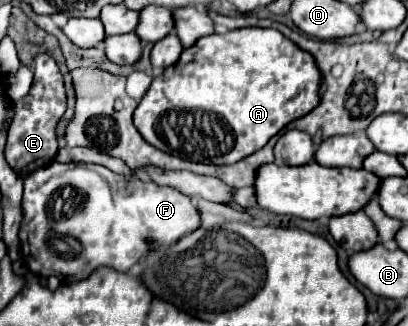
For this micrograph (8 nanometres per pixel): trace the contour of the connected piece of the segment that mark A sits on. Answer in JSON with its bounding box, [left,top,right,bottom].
[133,28,321,164]

